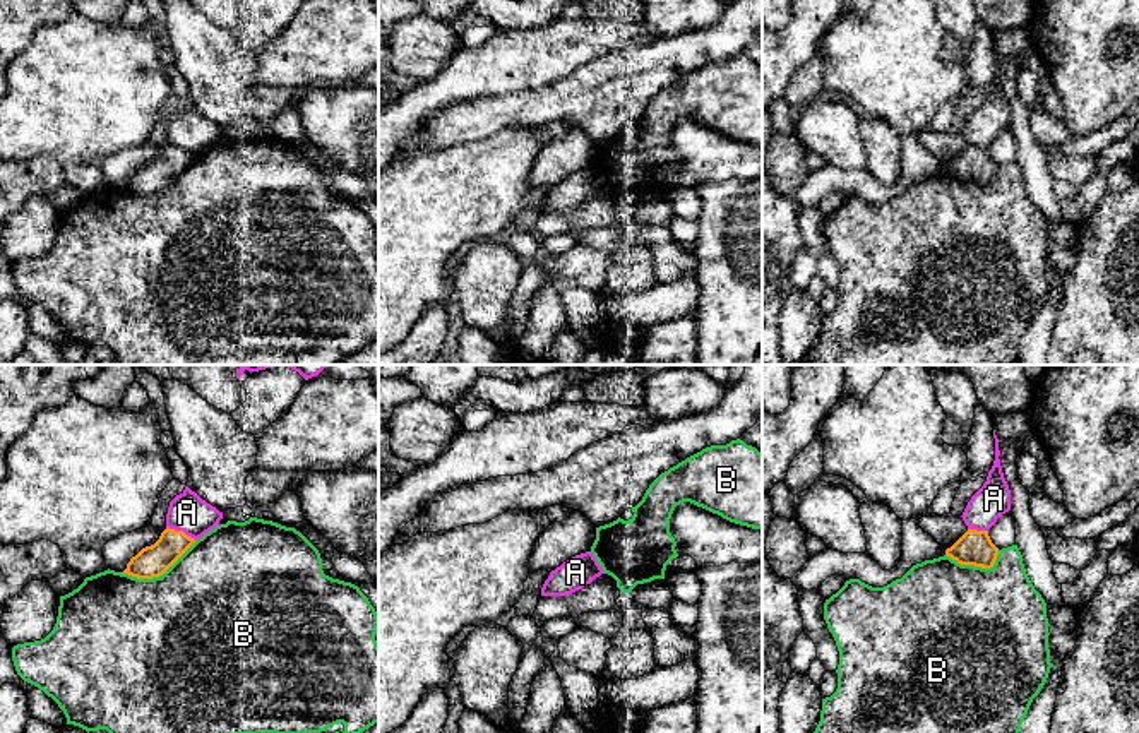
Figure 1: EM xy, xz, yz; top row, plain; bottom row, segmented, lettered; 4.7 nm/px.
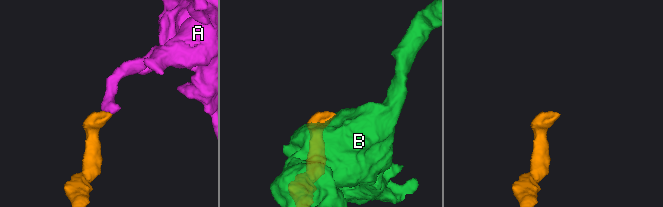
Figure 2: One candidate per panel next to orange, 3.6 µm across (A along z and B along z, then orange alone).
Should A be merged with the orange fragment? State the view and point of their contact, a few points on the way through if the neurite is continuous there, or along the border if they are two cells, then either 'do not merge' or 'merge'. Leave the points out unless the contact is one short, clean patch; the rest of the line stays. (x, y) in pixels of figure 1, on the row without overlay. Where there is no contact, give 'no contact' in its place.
xy (180, 148) | along xy (166, 143), (184, 148), (194, 156) | do not merge

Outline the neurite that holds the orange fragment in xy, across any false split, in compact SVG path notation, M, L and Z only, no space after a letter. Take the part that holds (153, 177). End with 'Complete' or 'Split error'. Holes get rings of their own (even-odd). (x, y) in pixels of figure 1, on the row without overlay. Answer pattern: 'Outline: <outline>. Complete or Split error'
Outline: M166 144L159 156L142 164L130 175L127 185L122 190L128 190L137 195L152 195L163 192L192 161L194 154L183 147Z. Complete

